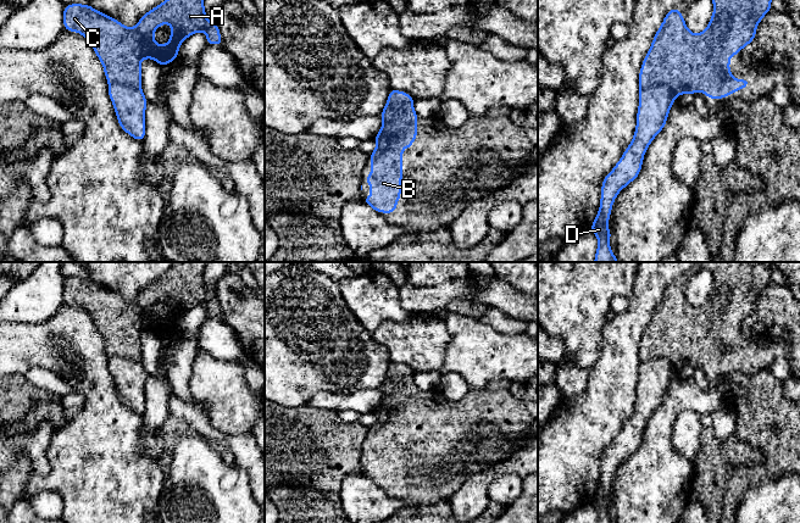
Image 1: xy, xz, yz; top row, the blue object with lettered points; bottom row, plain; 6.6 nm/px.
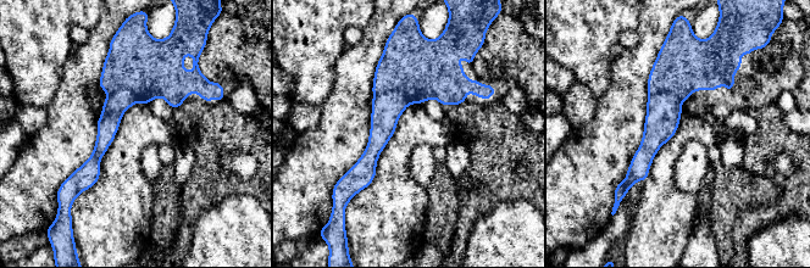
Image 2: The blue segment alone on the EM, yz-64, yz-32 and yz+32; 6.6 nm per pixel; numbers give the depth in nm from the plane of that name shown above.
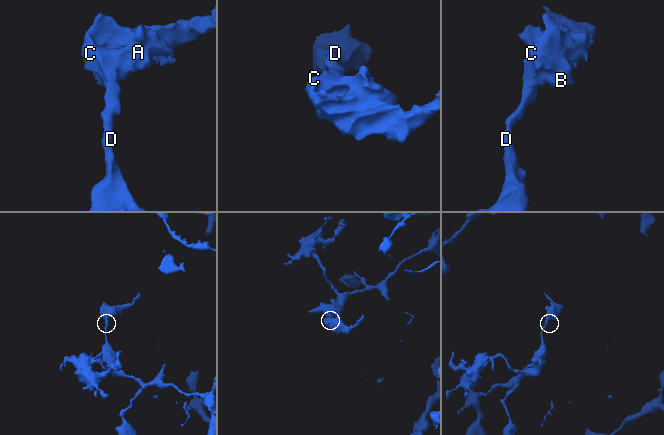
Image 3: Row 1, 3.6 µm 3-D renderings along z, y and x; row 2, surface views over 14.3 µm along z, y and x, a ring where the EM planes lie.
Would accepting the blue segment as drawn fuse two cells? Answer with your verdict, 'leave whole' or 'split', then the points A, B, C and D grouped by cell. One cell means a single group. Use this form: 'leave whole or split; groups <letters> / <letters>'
split; groups A B C / D

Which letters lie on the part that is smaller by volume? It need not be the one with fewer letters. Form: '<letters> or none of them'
A, B, C

